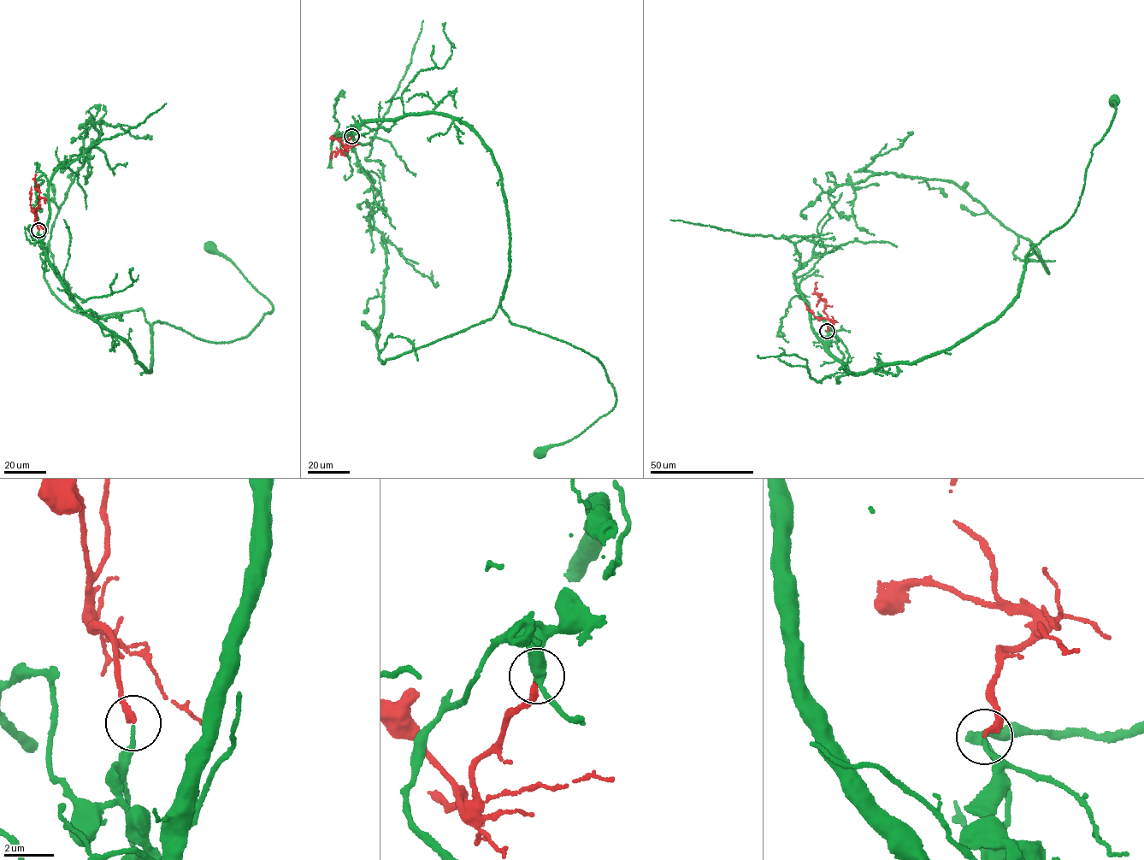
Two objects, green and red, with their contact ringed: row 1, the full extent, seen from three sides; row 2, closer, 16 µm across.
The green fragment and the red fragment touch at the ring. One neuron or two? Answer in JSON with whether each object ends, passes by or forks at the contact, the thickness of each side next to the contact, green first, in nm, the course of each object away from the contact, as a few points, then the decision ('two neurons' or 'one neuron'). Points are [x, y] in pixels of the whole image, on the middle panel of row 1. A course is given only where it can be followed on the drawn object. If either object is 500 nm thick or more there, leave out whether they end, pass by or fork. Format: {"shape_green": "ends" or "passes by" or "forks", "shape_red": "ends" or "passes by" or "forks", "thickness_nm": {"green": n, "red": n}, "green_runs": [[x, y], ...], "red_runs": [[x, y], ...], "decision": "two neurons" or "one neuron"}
{"shape_green": "ends", "shape_red": "ends", "thickness_nm": {"green": 160, "red": 240}, "green_runs": [[351, 136], [367, 120], [431, 112], [490, 151], [510, 229], [503, 309], [595, 356], [616, 397], [540, 452]], "red_runs": [[351, 136], [345, 148], [343, 146], [343, 152], [334, 151], [332, 159]], "decision": "one neuron"}

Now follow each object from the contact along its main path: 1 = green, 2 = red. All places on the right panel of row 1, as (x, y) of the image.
1: (827, 331), (828, 355), (857, 374), (952, 349), (1000, 315), (1017, 294), (1025, 256), (1077, 206), (1114, 102)
2: (827, 330), (831, 321), (823, 310), (825, 302), (815, 292), (816, 281)

